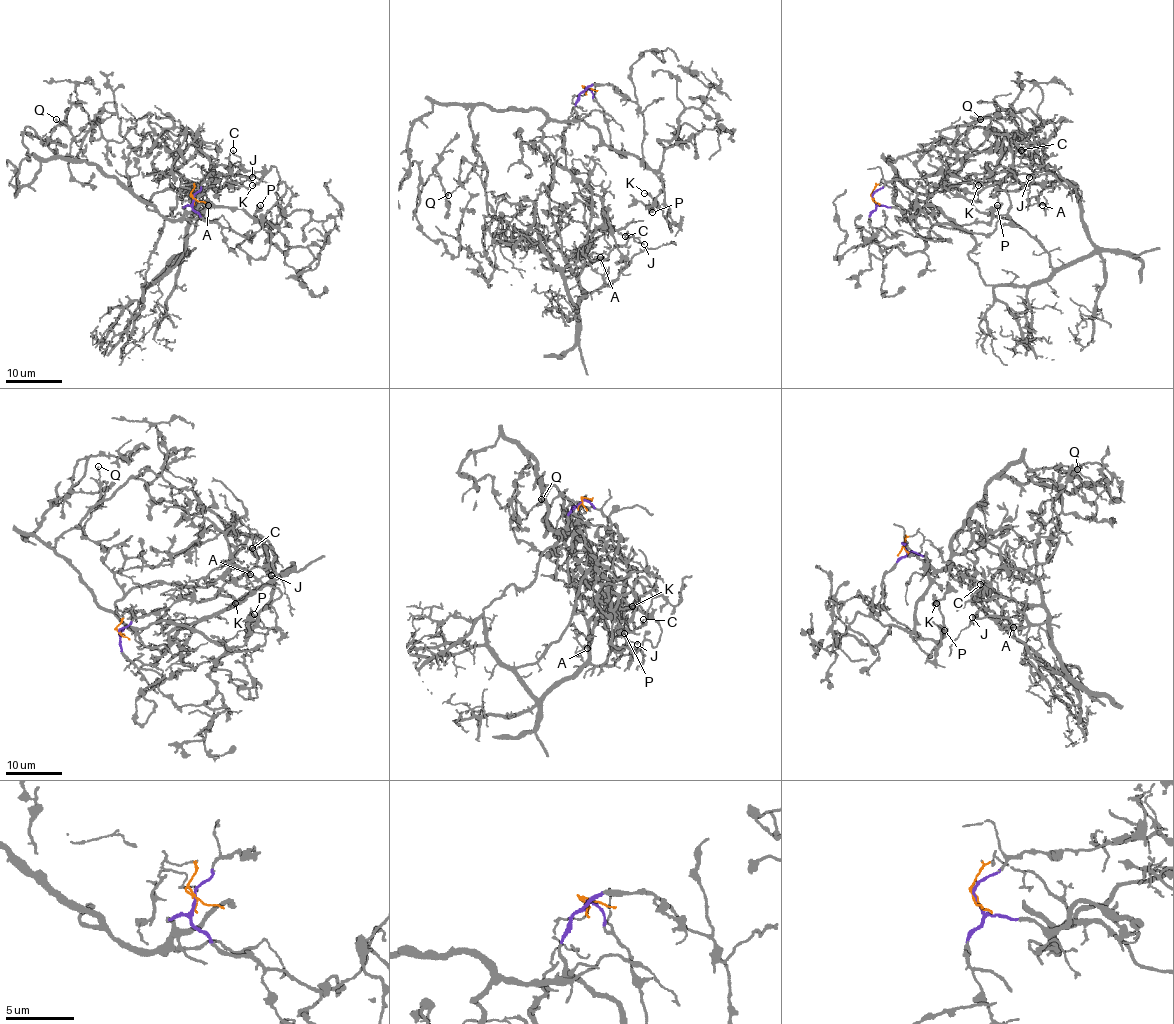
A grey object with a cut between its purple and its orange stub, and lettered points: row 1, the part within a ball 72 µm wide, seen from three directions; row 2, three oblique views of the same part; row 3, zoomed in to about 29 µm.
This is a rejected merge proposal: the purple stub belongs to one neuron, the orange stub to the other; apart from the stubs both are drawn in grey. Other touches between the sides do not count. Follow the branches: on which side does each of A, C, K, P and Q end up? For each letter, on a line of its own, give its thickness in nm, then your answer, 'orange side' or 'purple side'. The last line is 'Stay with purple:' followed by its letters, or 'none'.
A: 120 nm thick; orange side
C: 110 nm thick; orange side
K: 220 nm thick; purple side
P: 160 nm thick; purple side
Q: 120 nm thick; purple side
Stay with purple: K, P, Q

